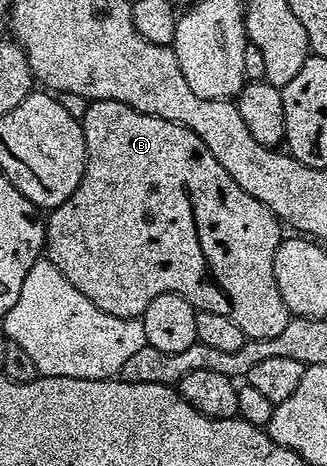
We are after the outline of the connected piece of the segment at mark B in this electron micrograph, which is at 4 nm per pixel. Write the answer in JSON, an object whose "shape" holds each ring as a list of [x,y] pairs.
{"shape":[[[111,99],[91,101],[88,105],[88,113],[84,113],[80,122],[86,142],[84,177],[72,193],[72,197],[68,197],[68,201],[53,208],[45,220],[45,258],[49,259],[52,265],[56,265],[56,269],[60,269],[60,273],[64,273],[64,277],[68,277],[68,281],[72,281],[72,285],[76,285],[76,289],[80,289],[80,293],[84,293],[84,297],[92,301],[92,305],[104,309],[104,313],[112,317],[139,318],[144,313],[144,309],[152,305],[152,297],[160,297],[160,293],[176,293],[189,301],[198,311],[220,313],[223,317],[236,321],[236,325],[244,329],[247,339],[280,337],[280,333],[284,333],[284,329],[290,324],[292,316],[284,305],[284,297],[280,297],[280,285],[276,285],[274,262],[276,249],[284,238],[284,227],[272,213],[272,209],[256,201],[256,197],[244,193],[244,189],[240,189],[240,185],[232,181],[228,169],[224,169],[220,161],[212,157],[208,145],[204,145],[204,141],[200,141],[200,137],[196,137],[196,133],[192,133],[192,129],[188,129],[183,123],[173,123],[164,117],[140,113],[120,101]]]}

